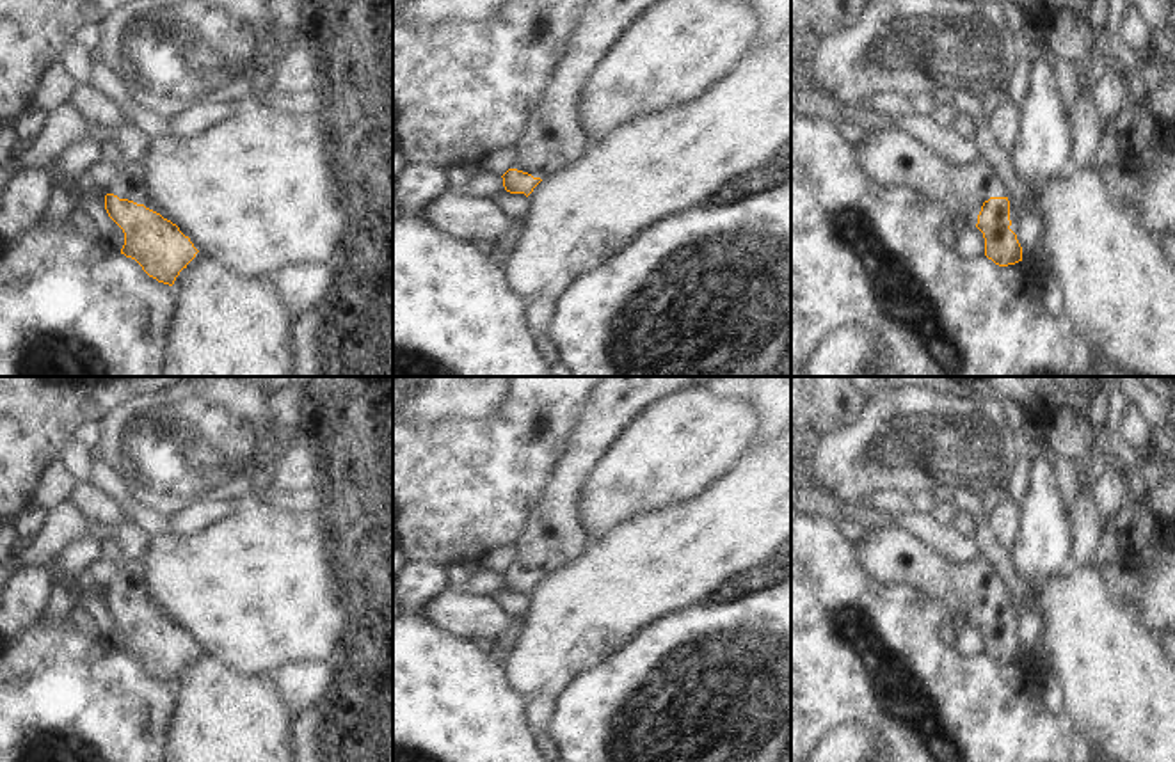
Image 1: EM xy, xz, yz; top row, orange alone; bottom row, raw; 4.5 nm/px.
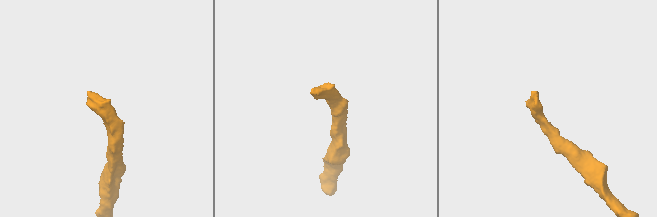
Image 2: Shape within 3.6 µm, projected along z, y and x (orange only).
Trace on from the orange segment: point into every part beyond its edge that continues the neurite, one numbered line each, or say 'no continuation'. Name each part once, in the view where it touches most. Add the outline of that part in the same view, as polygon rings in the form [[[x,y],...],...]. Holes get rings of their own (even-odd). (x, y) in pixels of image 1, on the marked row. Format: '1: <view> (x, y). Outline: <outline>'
1: xy (128, 183). Outline: [[[126,162],[116,174],[116,178],[105,187],[107,194],[114,194],[119,199],[128,199],[137,204],[144,204],[146,208],[165,215],[155,206],[151,201],[146,181],[144,181],[144,167],[142,162]]]

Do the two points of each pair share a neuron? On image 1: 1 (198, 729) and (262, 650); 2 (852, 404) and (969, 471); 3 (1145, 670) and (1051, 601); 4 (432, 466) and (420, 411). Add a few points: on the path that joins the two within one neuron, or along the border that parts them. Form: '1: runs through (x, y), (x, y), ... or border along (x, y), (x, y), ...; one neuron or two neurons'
1: border along (207, 652), (239, 672), (269, 677); two neurons
2: border along (868, 400), (850, 423), (827, 434); two neurons
3: runs through (1122, 665), (1074, 617); one neuron
4: border along (464, 420), (411, 425); two neurons

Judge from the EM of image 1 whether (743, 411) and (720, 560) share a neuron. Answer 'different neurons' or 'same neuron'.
different neurons

